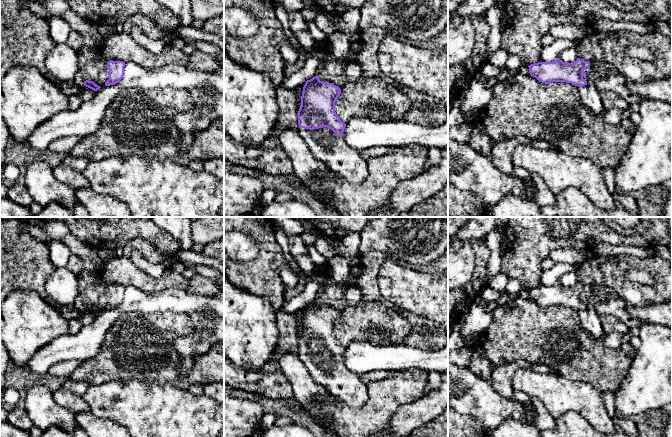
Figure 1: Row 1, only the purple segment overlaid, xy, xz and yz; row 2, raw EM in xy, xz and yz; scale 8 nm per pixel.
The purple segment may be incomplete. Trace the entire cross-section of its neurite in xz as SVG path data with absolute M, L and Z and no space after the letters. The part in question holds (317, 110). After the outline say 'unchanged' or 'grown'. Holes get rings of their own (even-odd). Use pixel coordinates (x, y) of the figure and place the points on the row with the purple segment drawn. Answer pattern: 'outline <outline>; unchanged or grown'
outline M317 75L307 80L303 87L301 106L297 113L299 133L312 154L333 173L340 175L352 184L360 184L369 175L369 162L360 155L360 151L350 147L342 137L346 124L335 112L335 102L340 94L341 89L338 86L322 82Z; grown

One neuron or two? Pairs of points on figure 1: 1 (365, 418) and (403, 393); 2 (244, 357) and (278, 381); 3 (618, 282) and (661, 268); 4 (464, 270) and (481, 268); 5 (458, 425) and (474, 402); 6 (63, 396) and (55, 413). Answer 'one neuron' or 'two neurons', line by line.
1: one neuron
2: two neurons
3: one neuron
4: two neurons
5: two neurons
6: two neurons

